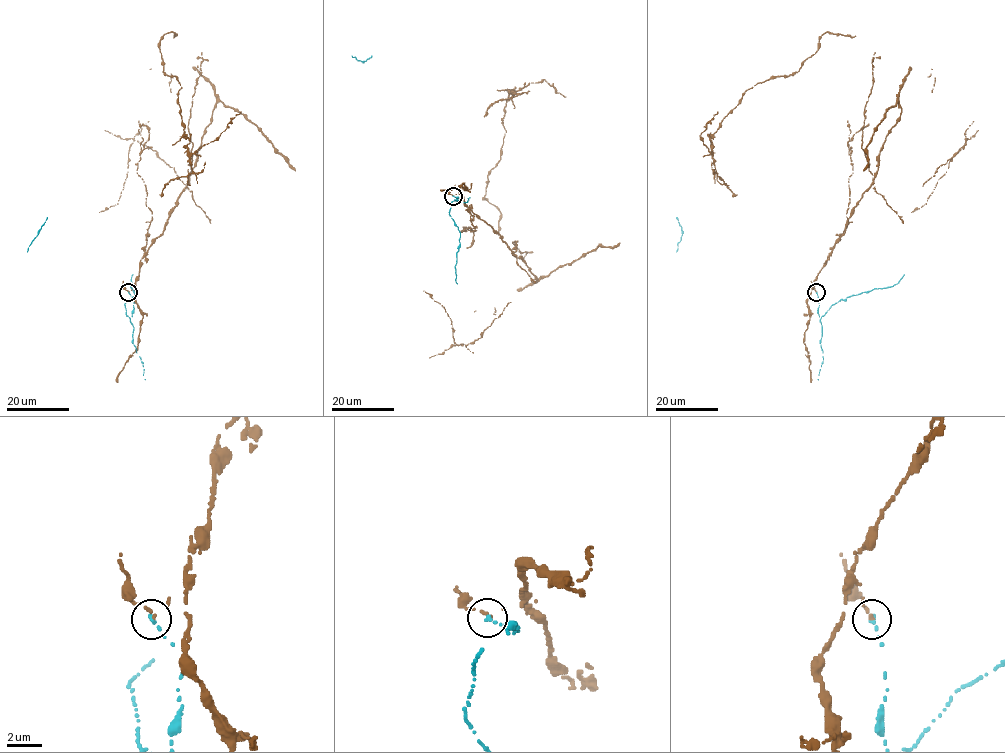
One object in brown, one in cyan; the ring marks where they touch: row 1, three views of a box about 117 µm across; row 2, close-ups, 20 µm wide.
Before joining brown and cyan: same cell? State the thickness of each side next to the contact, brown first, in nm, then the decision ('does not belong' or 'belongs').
calibres 140 and 200 nm; does not belong

